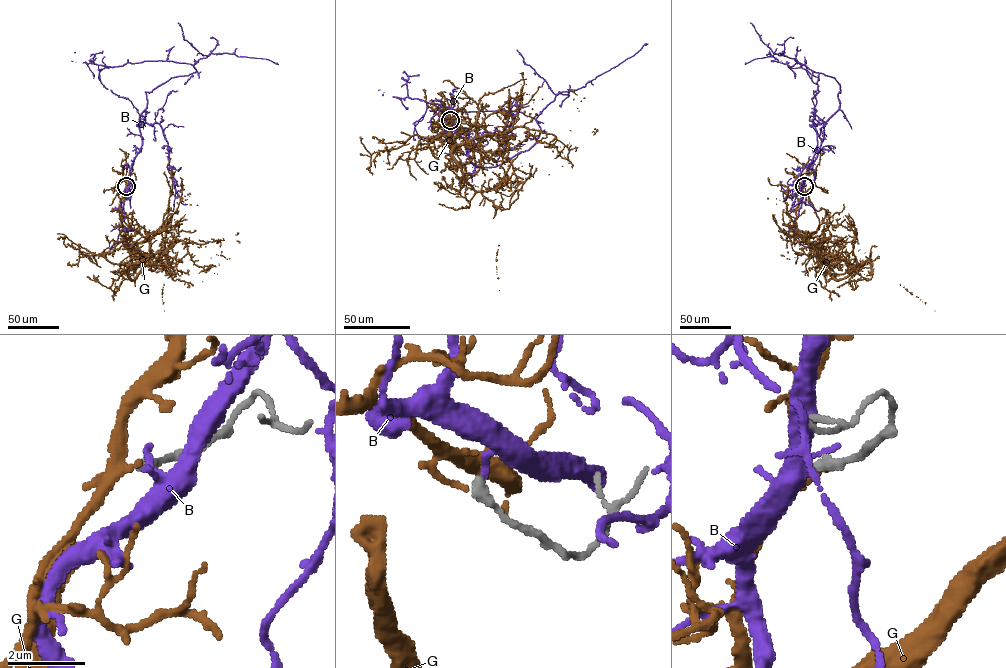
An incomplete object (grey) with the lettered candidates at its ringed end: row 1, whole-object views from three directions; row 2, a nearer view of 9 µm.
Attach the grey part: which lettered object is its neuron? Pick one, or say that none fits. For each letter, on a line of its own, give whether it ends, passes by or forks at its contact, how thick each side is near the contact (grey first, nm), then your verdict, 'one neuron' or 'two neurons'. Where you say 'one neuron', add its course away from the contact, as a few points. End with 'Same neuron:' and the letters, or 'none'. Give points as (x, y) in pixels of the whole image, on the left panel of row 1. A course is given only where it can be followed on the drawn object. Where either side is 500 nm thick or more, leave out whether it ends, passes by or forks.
B: it ends | 300/160 nm | two neurons
G: it ends | 280/120 nm | one neuron | via (126, 186), (120, 209), (132, 264), (180, 241), (197, 265), (208, 266), (218, 255), (218, 263), (221, 255)
Same neuron: G

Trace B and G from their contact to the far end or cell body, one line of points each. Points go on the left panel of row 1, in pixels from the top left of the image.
B: (127, 186), (142, 144), (139, 117), (146, 92), (196, 70), (172, 61), (104, 67), (99, 78), (108, 89)
G: (126, 186), (120, 209), (132, 264), (180, 241), (197, 265), (208, 266), (218, 255), (218, 263), (221, 255)

